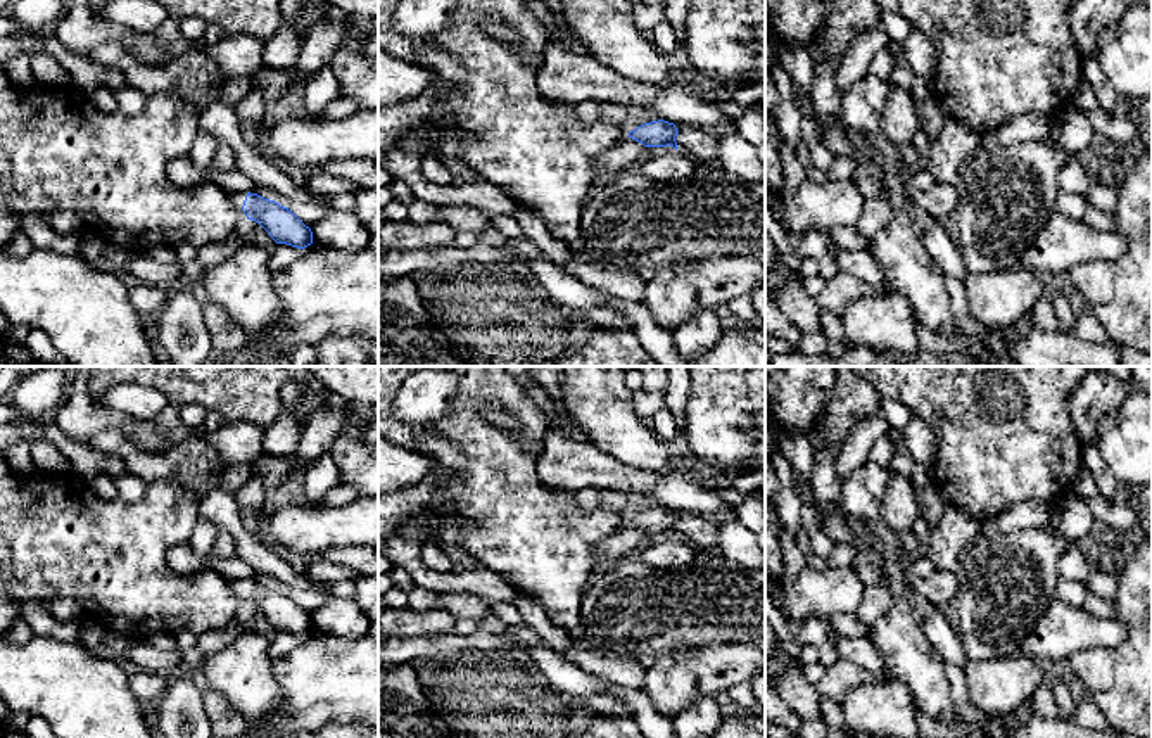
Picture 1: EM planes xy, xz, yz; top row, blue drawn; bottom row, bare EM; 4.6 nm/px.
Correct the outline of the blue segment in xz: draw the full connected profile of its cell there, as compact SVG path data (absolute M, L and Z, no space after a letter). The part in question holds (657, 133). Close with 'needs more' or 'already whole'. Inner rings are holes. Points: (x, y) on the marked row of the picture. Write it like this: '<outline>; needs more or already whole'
M658 119L629 131L629 138L603 152L592 164L598 180L611 180L620 171L630 169L646 147L674 147L677 150L677 128Z; needs more

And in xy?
M231 192L245 219L259 223L276 244L304 249L313 244L313 232L288 207L257 194Z; needs more

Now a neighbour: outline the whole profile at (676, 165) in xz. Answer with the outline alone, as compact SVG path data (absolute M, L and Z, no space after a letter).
M682 150L649 157L637 166L637 171L655 183L668 183L672 180L691 176L694 169L696 159Z

